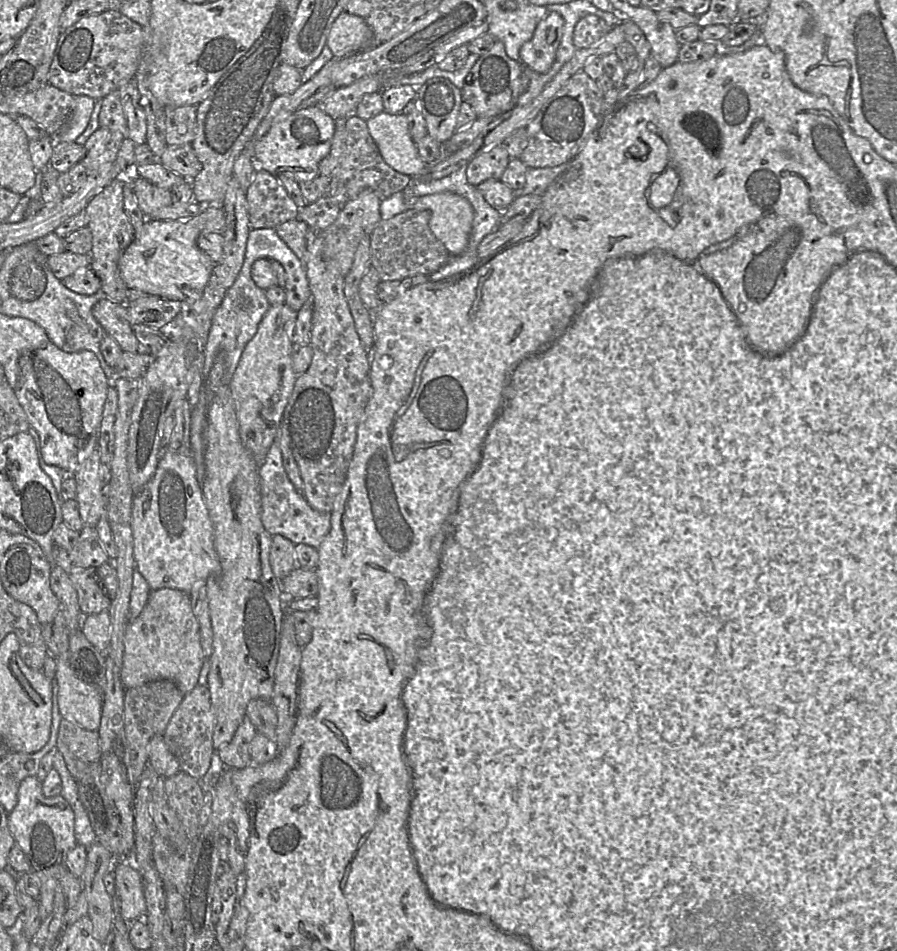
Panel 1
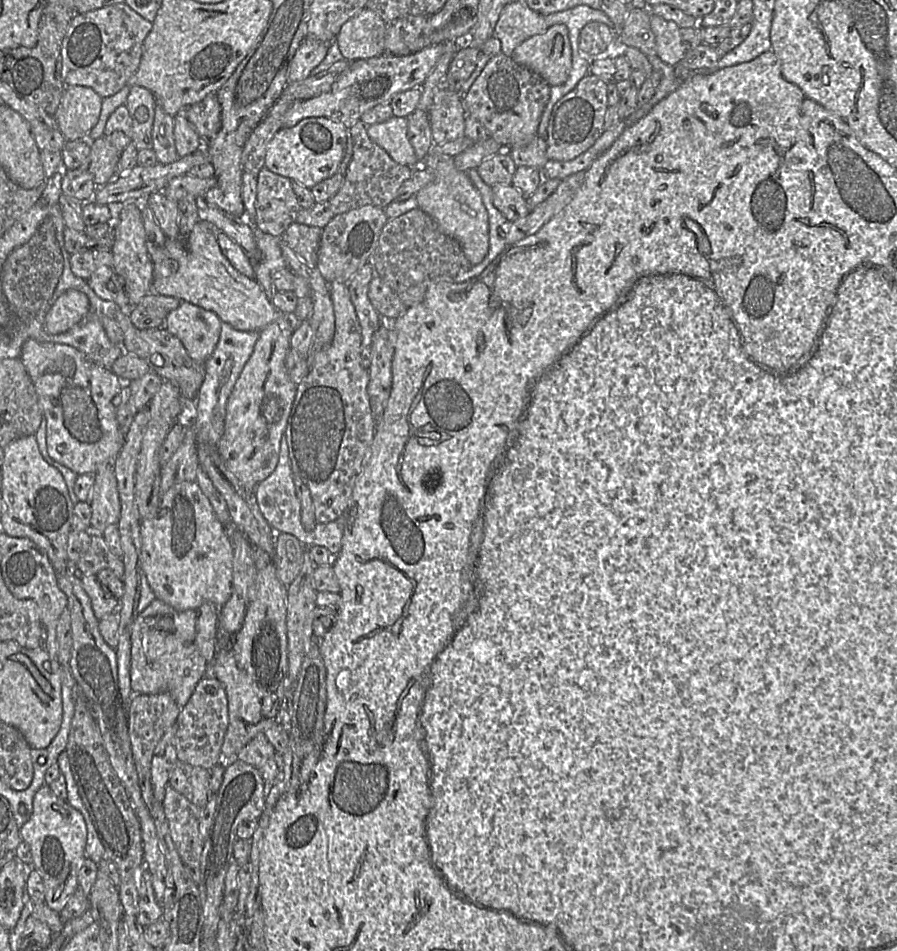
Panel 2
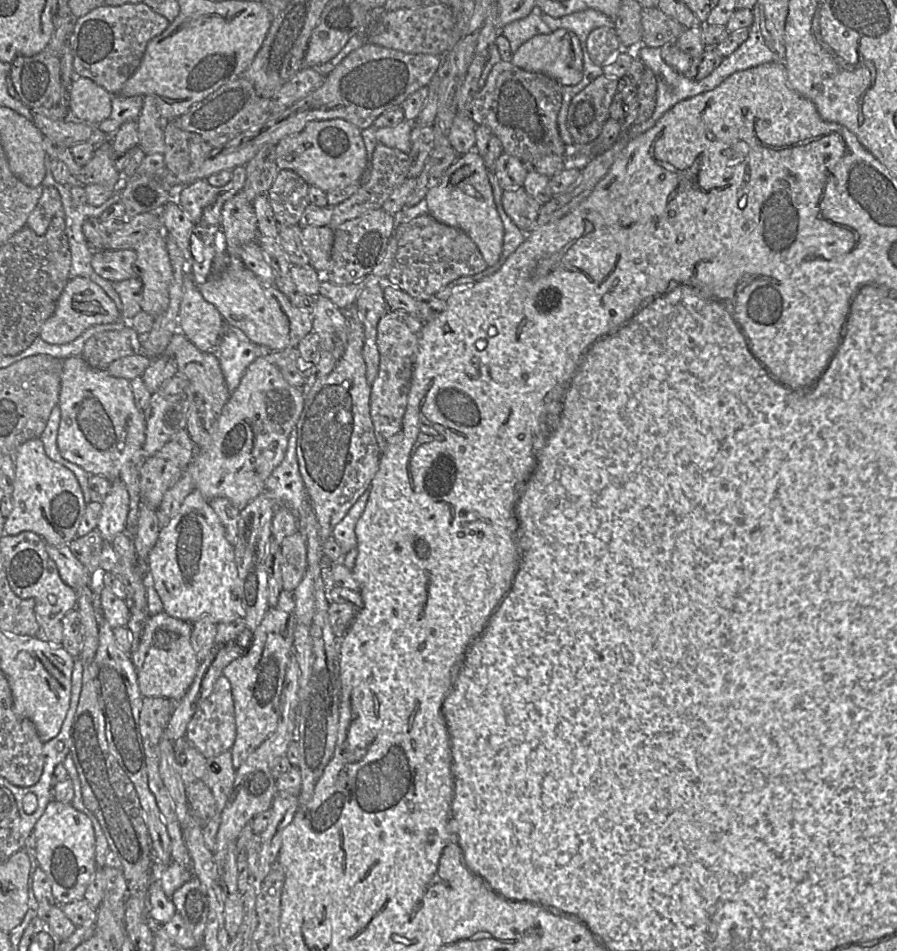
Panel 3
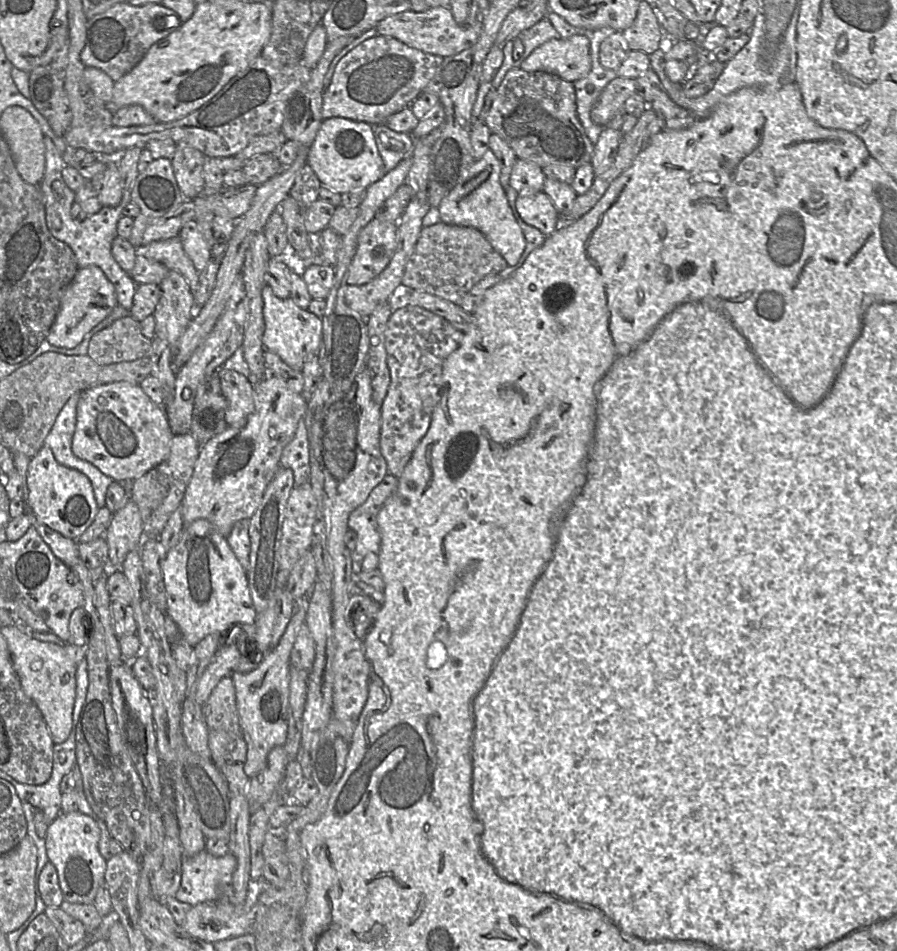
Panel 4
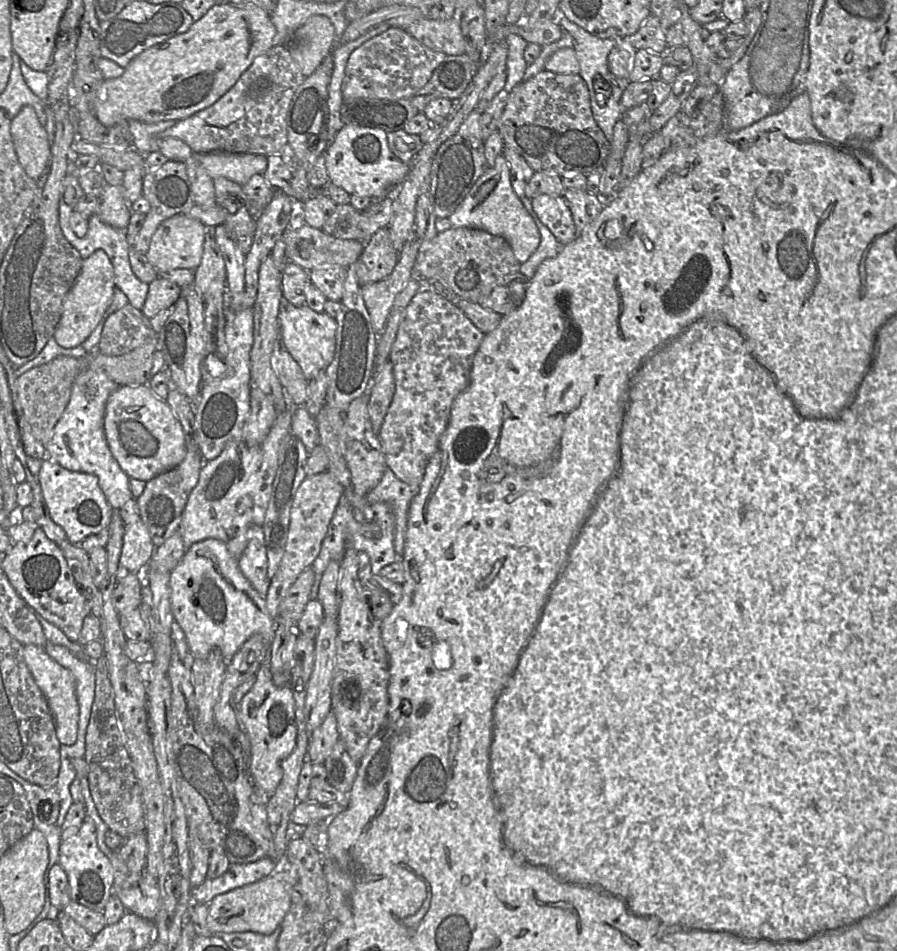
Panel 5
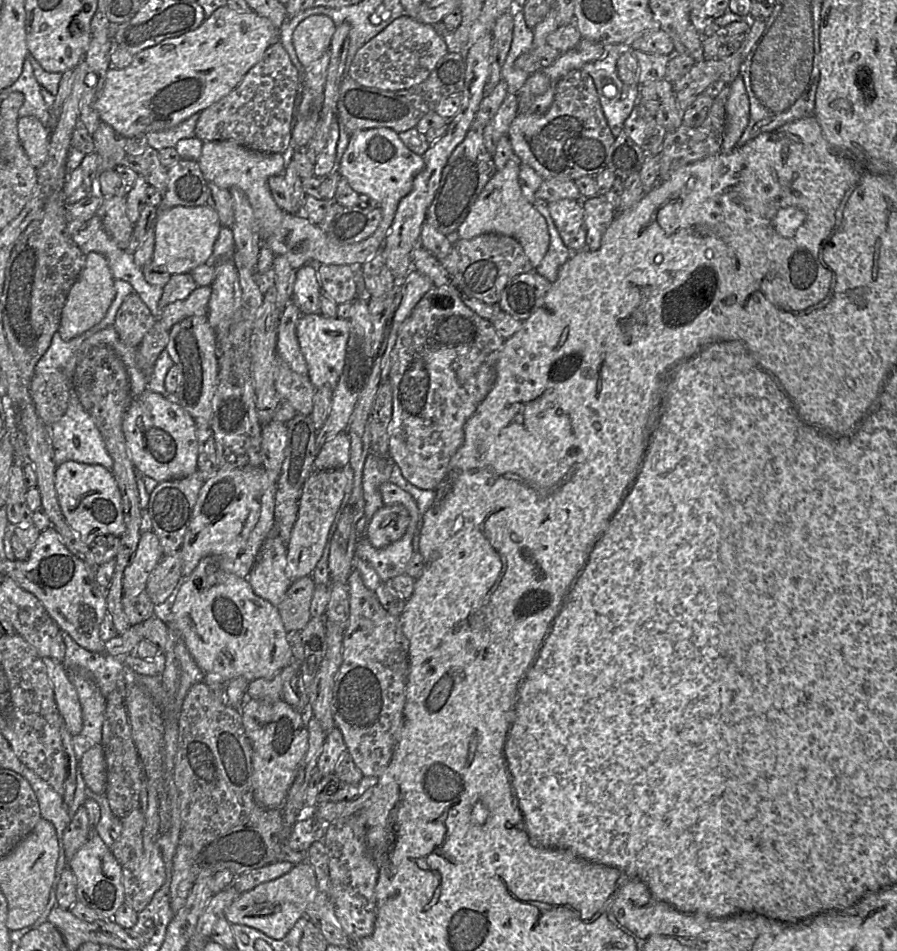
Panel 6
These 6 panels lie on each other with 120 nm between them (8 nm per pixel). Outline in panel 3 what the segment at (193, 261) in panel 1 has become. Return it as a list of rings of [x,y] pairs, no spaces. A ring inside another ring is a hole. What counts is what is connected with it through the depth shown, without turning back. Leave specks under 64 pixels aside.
[[[229,257],[229,264],[223,272],[211,274],[205,282],[196,285],[203,298],[221,314],[229,329],[270,351],[296,348],[302,338],[313,332],[311,315],[294,307],[273,284],[263,283],[239,257]]]

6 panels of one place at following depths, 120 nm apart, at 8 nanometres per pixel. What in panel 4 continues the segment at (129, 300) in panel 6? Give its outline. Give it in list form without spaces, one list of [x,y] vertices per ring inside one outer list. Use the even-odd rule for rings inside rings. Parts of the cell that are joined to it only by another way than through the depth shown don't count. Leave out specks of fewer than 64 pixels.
[[[128,315],[95,333],[87,355],[100,365],[109,365],[148,356],[150,348],[151,339],[142,334],[140,322]]]

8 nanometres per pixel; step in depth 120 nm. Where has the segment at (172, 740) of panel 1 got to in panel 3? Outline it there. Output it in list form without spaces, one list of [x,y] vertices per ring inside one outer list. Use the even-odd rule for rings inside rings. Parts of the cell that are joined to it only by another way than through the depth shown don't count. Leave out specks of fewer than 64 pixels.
[[[224,676],[217,679],[211,694],[197,708],[187,726],[185,738],[206,759],[229,751],[233,746],[236,738],[234,703],[230,682]]]

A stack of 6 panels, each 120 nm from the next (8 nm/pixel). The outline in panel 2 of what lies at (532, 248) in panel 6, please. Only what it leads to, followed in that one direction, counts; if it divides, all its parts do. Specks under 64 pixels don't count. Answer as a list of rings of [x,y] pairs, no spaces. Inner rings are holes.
[[[429,150],[423,161],[424,167],[434,173],[434,180],[416,194],[418,207],[428,214],[445,235],[455,239],[463,253],[474,266],[483,261],[489,250],[488,213],[479,191],[466,171],[455,167],[454,157]]]

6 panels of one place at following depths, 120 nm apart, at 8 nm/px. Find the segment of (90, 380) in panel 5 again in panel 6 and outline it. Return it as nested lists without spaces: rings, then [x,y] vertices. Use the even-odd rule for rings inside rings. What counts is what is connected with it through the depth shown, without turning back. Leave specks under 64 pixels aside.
[[[79,346],[63,367],[70,388],[70,397],[66,412],[57,422],[48,427],[49,434],[52,438],[55,462],[57,465],[67,461],[98,464],[112,472],[114,462],[106,448],[102,434],[91,415],[82,406],[73,388],[73,376],[77,367],[77,361],[83,355],[80,349],[81,347]]]

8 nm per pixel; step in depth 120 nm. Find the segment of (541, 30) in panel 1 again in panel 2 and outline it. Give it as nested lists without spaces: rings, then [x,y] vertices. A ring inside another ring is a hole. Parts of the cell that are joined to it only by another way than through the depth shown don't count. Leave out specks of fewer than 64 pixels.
[[[555,24],[544,33],[530,37],[514,50],[511,58],[541,76],[550,86],[564,84],[572,68],[572,50],[567,26]]]

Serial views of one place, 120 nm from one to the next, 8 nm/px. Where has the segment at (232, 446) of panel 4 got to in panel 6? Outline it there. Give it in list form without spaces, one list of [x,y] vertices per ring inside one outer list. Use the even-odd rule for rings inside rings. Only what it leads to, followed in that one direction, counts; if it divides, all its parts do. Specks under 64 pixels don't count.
[[[264,467],[220,468],[201,487],[179,550],[182,579],[206,556],[215,556],[221,568],[247,579],[259,550],[275,526],[278,476]]]

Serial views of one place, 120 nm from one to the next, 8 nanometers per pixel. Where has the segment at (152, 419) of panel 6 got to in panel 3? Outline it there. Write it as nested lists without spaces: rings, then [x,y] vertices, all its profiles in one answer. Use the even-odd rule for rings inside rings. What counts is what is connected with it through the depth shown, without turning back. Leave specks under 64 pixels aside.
[[[82,357],[65,358],[57,406],[61,412],[57,435],[61,456],[90,475],[119,479],[122,467],[139,453],[145,442],[145,416],[135,404],[130,380],[95,369]]]

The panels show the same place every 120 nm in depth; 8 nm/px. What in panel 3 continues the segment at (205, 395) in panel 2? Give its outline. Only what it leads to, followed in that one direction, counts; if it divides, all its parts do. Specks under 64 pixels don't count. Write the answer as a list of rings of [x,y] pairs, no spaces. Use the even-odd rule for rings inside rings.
[[[227,329],[221,335],[212,353],[217,357],[227,388],[233,392],[240,384],[247,368],[256,359],[260,351],[270,351],[250,342],[241,333]]]

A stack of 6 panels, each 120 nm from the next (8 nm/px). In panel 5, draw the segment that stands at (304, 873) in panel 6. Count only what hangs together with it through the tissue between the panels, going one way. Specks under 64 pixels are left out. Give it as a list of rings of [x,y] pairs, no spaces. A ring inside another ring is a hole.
[[[281,857],[280,859],[277,859],[277,865],[275,867],[274,872],[272,872],[270,875],[268,875],[267,877],[263,878],[260,881],[257,881],[255,883],[249,884],[249,885],[245,885],[243,887],[239,887],[236,888],[232,891],[229,891],[227,893],[218,895],[214,898],[212,898],[208,903],[202,903],[202,904],[206,904],[207,905],[207,918],[206,918],[206,926],[208,928],[208,930],[210,931],[210,933],[212,935],[221,935],[223,933],[230,933],[230,932],[255,932],[255,933],[261,933],[261,934],[272,934],[276,928],[278,928],[284,918],[284,916],[286,915],[286,913],[288,912],[289,908],[290,908],[290,904],[291,904],[291,889],[292,887],[297,883],[298,881],[298,874],[297,871],[295,870],[295,868],[288,868],[288,863],[287,860],[284,857]]]

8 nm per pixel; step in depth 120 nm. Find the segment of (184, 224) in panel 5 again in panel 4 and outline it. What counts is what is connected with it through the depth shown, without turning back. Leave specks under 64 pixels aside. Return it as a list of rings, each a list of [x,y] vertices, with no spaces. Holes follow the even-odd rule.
[[[178,236],[152,242],[139,253],[143,253],[149,260],[163,264],[171,271],[178,272],[186,279],[193,293],[197,290],[199,272],[186,255]]]

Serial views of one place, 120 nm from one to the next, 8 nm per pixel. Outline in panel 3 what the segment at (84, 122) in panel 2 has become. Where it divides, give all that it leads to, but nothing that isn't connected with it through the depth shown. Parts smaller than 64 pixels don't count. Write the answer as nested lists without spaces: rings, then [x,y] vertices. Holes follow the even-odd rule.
[[[75,77],[68,90],[70,118],[98,125],[112,111],[113,95],[89,78]]]

